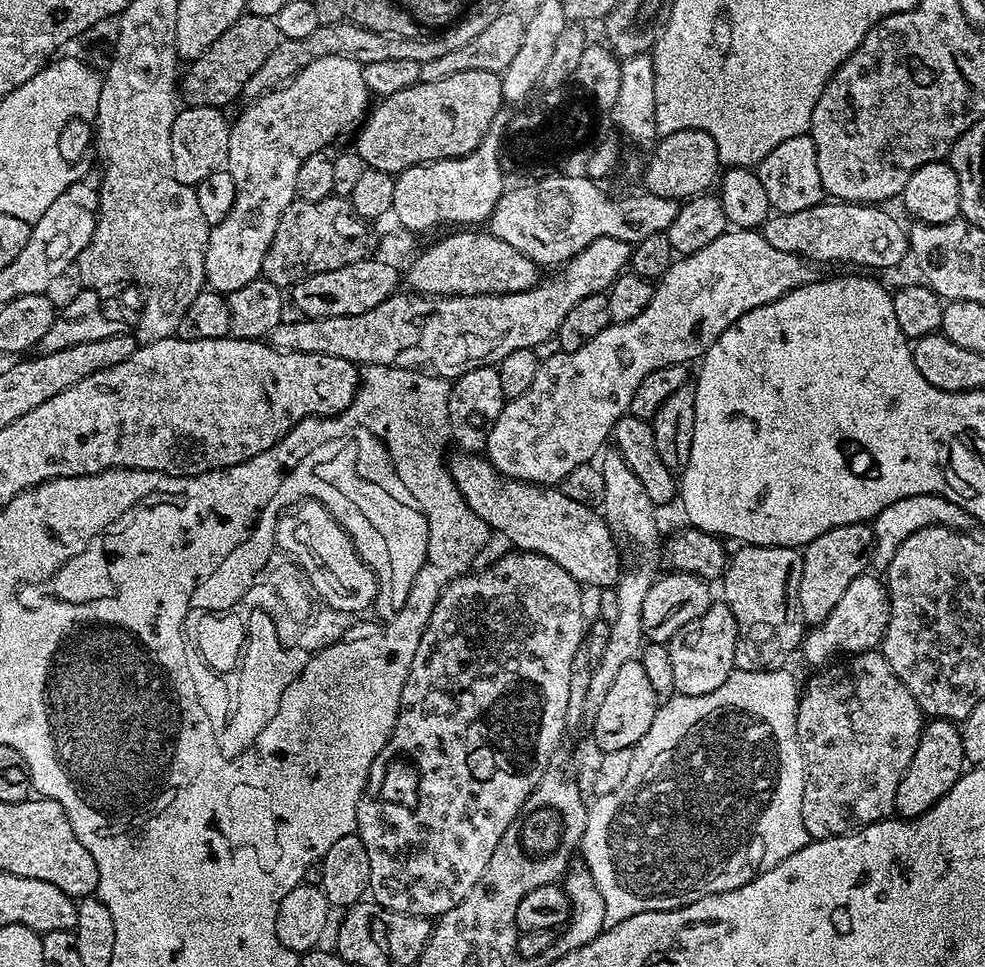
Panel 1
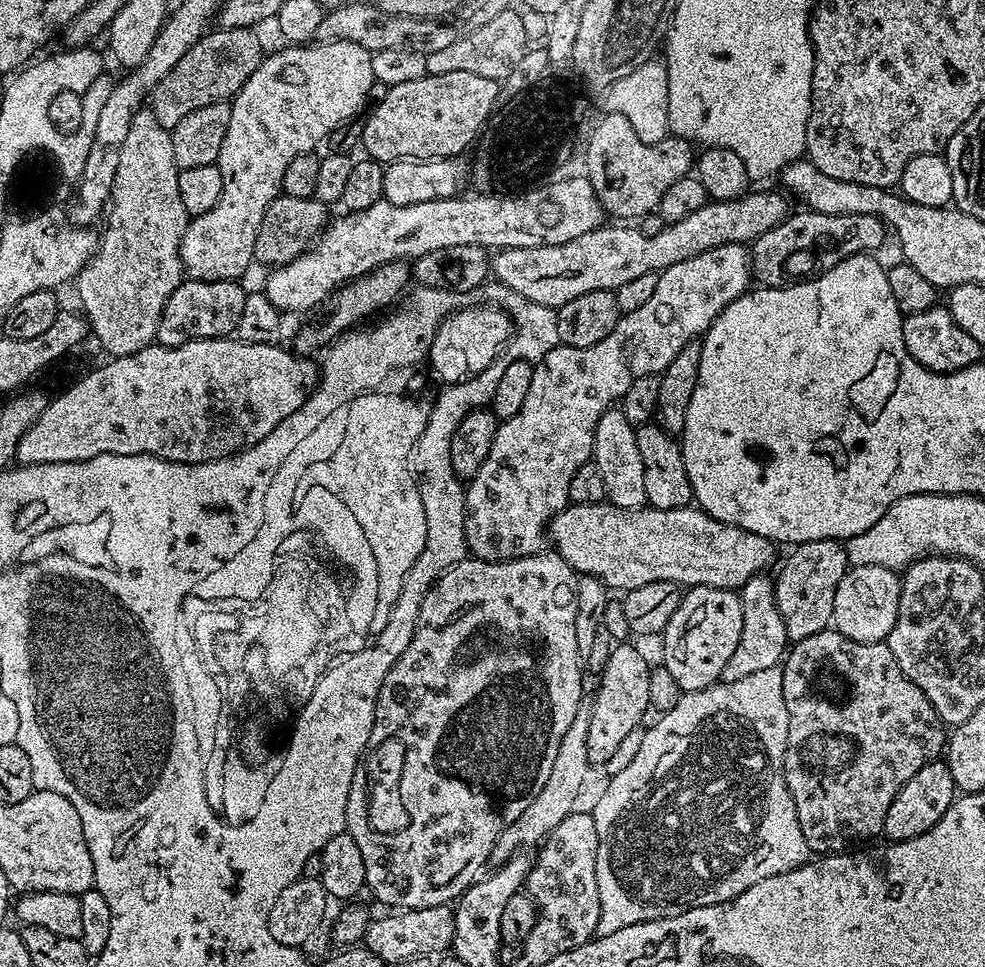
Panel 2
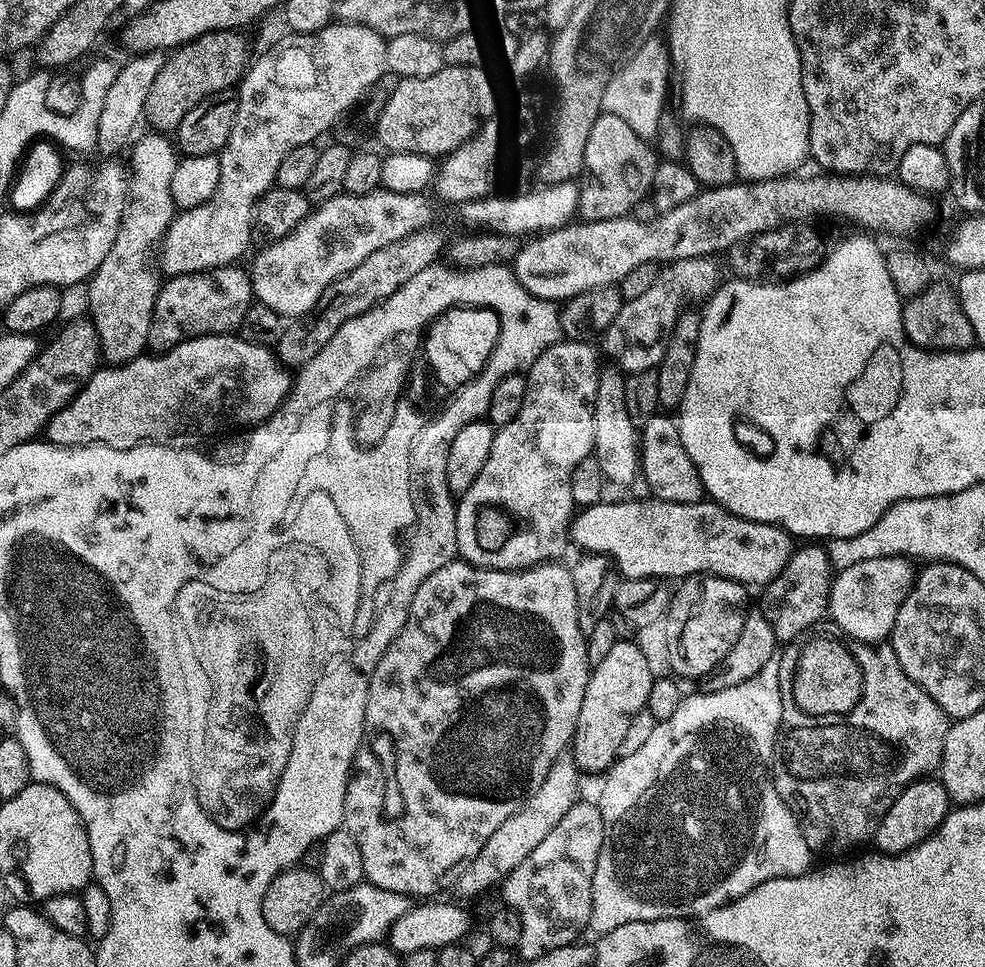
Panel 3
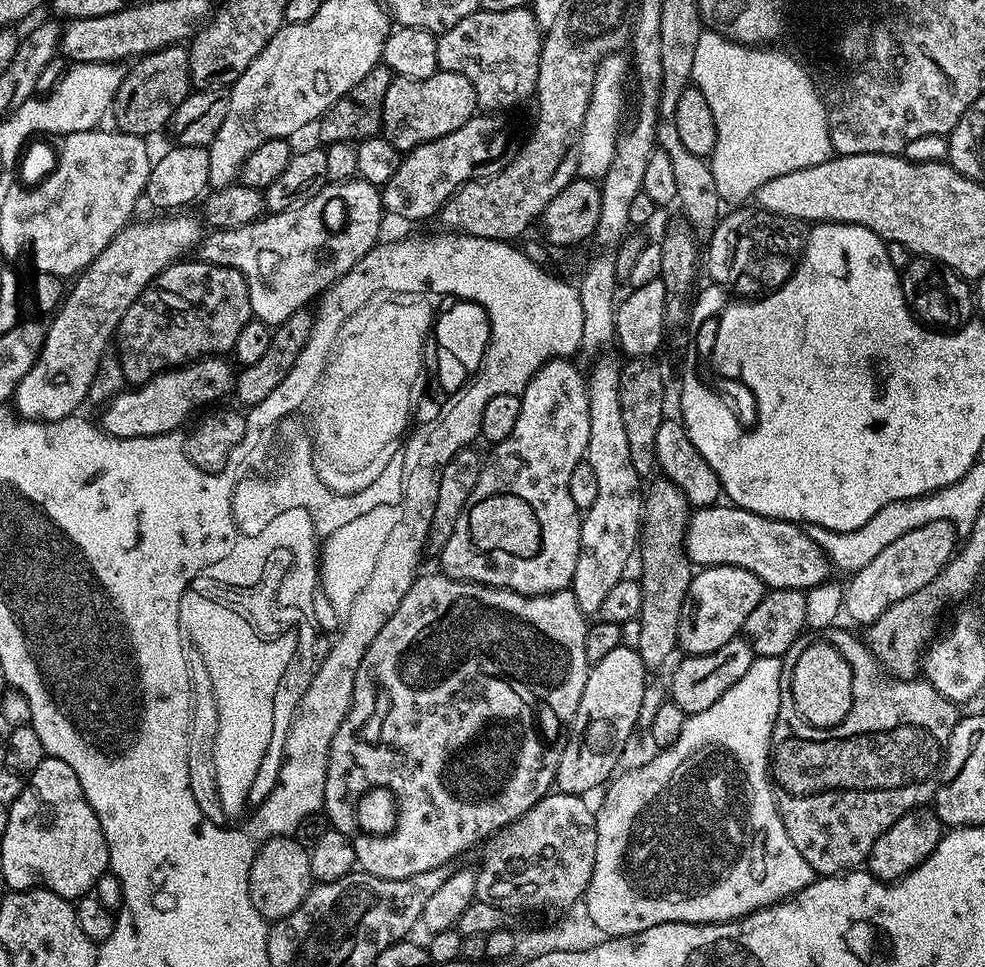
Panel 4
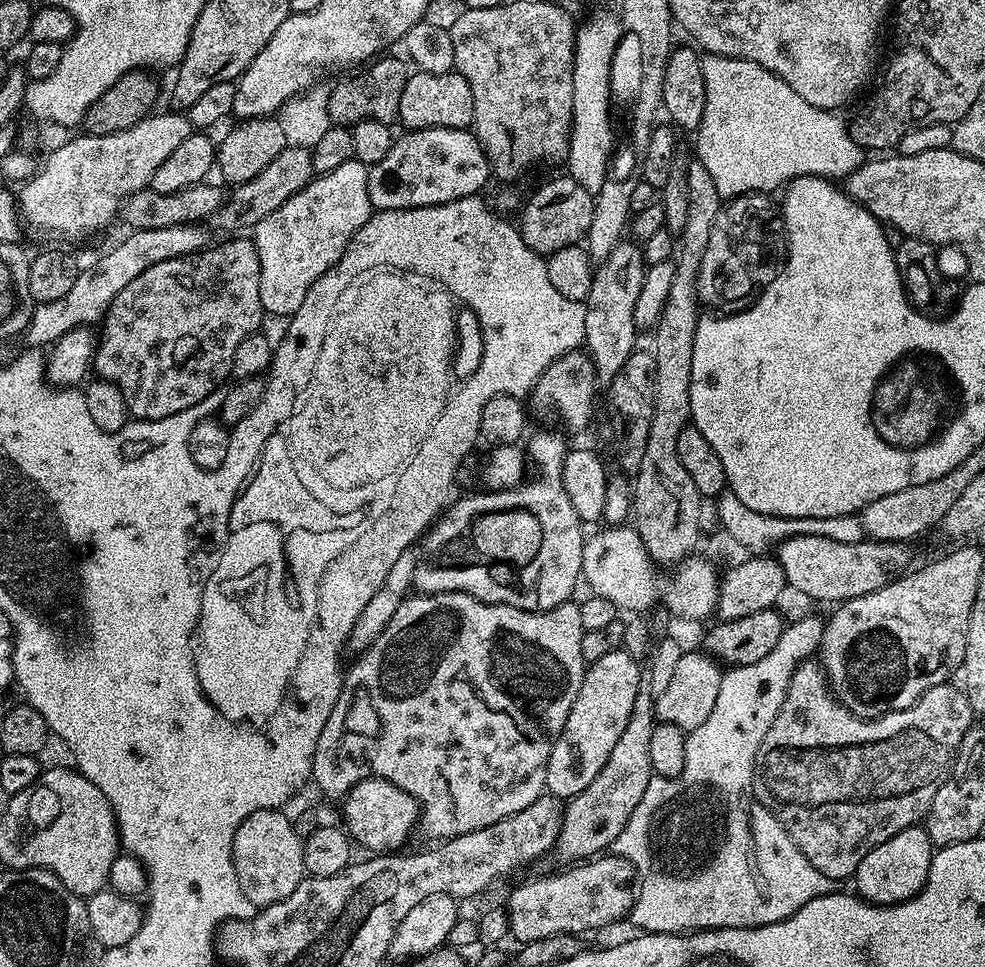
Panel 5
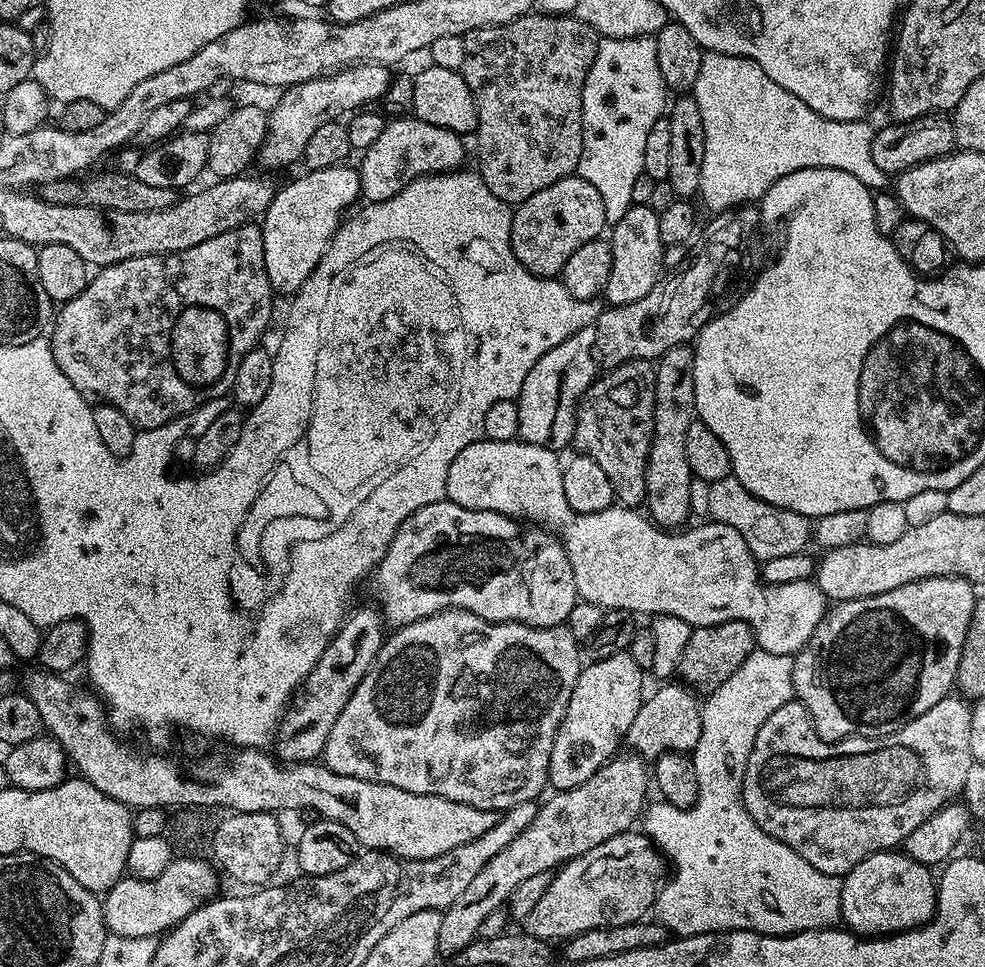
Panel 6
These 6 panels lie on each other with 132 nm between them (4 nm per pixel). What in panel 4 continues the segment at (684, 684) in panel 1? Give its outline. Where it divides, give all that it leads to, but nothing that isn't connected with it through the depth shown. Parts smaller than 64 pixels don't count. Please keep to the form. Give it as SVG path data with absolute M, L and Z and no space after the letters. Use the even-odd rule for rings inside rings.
M725 564L701 567L692 577L682 606L682 618L678 618L676 642L679 651L690 656L705 656L714 650L722 650L726 642L743 633L750 610L764 600L765 591L764 583L750 574L750 570Z

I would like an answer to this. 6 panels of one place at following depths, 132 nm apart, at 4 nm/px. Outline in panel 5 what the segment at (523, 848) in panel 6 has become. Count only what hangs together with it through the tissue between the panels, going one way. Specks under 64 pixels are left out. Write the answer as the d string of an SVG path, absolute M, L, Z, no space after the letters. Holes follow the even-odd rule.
M641 682L634 698L634 710L630 710L630 722L626 722L626 730L622 730L621 744L610 750L606 766L598 770L598 778L565 803L554 849L555 855L568 860L564 862L584 862L595 858L611 849L618 834L622 834L626 822L630 822L630 814L634 814L634 806L638 806L654 775L650 766L650 734L657 723L651 686L648 682Z

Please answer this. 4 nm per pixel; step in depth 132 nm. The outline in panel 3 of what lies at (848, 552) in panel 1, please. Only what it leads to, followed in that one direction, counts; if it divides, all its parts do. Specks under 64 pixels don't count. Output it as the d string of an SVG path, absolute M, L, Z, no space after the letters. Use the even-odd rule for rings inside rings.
M800 548L793 551L788 564L769 584L763 585L764 597L758 604L764 613L770 630L774 630L777 641L791 642L799 640L809 630L815 629L820 619L825 619L829 611L828 596L832 592L834 569L828 560L827 551L820 548Z

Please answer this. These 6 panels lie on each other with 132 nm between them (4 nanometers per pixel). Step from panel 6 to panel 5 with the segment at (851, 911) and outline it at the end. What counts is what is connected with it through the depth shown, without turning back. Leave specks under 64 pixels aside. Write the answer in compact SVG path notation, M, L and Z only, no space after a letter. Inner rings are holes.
M922 826L898 830L894 838L882 842L882 846L874 846L874 850L862 858L854 877L855 891L869 904L901 904L914 898L928 881L933 851L930 834Z

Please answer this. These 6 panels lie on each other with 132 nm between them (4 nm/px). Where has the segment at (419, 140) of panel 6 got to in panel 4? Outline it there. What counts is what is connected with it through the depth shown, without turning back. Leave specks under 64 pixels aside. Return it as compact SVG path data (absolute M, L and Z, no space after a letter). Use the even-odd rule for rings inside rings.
M497 113L477 114L458 130L413 148L401 159L394 178L382 185L385 213L393 212L404 220L433 219L449 198L477 175L476 170L503 154L508 140L504 118Z

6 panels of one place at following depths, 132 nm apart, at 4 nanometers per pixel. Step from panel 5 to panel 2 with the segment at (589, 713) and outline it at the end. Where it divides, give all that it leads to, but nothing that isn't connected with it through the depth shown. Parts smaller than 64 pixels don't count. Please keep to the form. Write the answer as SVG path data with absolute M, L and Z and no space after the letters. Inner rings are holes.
M620 642L613 647L606 666L598 673L598 680L600 680L600 685L596 688L596 697L591 697L590 700L592 713L590 714L590 731L586 734L586 754L589 765L605 766L617 752L621 741L625 741L626 734L629 734L630 730L635 727L643 725L644 715L649 715L650 663L648 664L647 658L632 645L632 642Z

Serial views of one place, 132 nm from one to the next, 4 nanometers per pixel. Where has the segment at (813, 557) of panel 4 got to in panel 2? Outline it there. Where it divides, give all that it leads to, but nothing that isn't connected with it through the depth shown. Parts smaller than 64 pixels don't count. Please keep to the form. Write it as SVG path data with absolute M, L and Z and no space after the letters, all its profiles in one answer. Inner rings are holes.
M601 502L599 504L569 503L567 508L563 508L563 510L552 519L550 525L550 540L554 545L555 551L559 552L560 557L577 573L586 576L596 576L612 590L616 590L616 588L621 588L621 590L637 588L638 586L646 586L646 582L658 582L659 580L662 582L674 582L681 586L695 586L701 584L702 586L739 590L743 588L745 582L750 578L767 573L769 571L768 567L770 567L772 563L774 563L773 565L777 563L776 551L778 551L777 545L773 543L773 541L762 538L762 534L750 534L738 526L730 526L726 522L718 522L718 518L706 514L699 506L675 508L674 510L658 510L651 506L645 506L643 508L619 508L607 502Z

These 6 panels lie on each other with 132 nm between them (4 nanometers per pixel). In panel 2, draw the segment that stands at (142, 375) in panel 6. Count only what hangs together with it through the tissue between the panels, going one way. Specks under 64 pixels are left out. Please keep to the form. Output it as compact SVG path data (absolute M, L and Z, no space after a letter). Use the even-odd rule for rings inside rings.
M181 280L178 290L170 294L166 306L162 310L162 318L158 322L155 343L161 348L177 348L191 340L219 340L235 333L238 318L242 318L242 306L246 306L248 292L240 280Z

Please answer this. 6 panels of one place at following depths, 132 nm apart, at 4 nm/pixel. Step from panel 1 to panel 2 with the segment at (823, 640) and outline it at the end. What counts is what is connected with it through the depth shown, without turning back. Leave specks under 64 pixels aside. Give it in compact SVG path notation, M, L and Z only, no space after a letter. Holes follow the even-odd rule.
M886 566L849 567L842 582L838 582L838 594L834 594L832 624L835 631L863 644L887 641L890 630L894 630L894 622L898 618L900 581L901 577Z

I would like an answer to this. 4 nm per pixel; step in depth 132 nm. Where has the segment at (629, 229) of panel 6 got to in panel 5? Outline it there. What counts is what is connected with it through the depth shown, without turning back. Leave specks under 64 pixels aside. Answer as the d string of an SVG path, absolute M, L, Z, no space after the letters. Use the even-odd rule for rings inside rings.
M622 242L614 246L614 250L610 250L608 257L599 261L592 278L590 294L584 304L586 334L583 347L592 357L597 381L604 386L611 384L612 379L619 374L622 366L626 366L626 362L637 347L636 317L640 308L646 261L643 247L636 242L628 243Z

